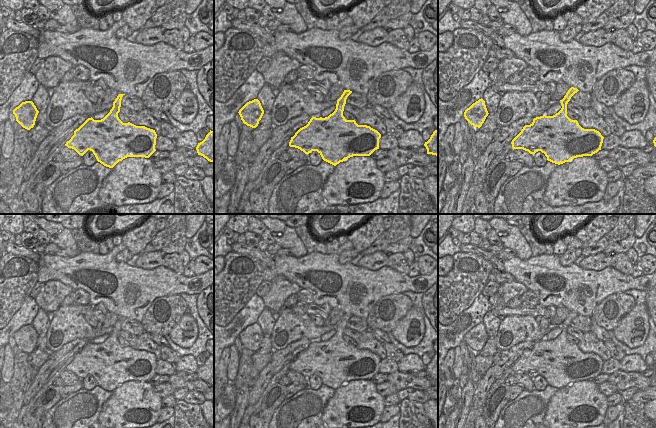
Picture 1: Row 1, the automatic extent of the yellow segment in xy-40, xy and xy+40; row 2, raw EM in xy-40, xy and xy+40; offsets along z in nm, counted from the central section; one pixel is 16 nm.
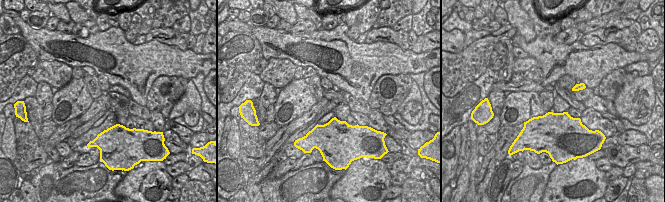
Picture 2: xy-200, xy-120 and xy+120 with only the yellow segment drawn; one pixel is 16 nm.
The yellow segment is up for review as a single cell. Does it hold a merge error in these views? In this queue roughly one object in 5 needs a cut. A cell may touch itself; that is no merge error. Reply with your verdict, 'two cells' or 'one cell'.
one cell

